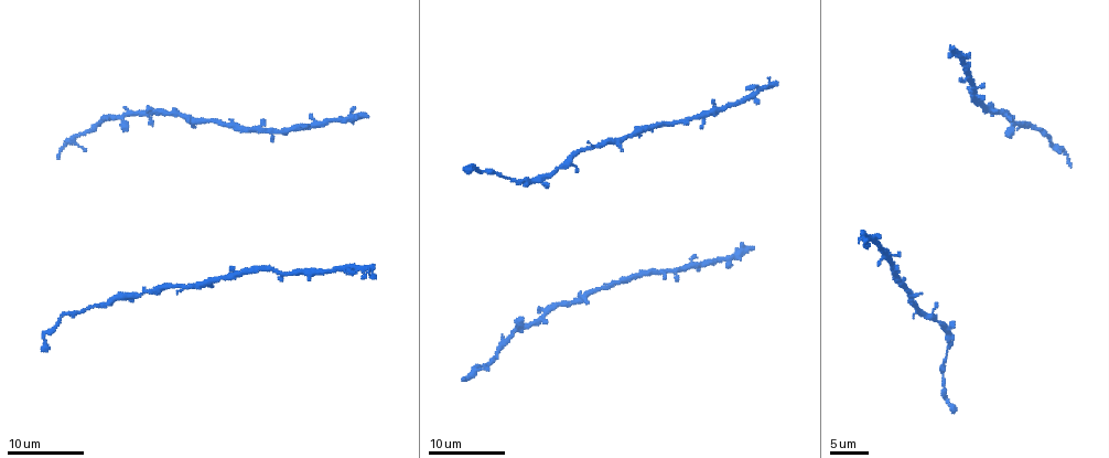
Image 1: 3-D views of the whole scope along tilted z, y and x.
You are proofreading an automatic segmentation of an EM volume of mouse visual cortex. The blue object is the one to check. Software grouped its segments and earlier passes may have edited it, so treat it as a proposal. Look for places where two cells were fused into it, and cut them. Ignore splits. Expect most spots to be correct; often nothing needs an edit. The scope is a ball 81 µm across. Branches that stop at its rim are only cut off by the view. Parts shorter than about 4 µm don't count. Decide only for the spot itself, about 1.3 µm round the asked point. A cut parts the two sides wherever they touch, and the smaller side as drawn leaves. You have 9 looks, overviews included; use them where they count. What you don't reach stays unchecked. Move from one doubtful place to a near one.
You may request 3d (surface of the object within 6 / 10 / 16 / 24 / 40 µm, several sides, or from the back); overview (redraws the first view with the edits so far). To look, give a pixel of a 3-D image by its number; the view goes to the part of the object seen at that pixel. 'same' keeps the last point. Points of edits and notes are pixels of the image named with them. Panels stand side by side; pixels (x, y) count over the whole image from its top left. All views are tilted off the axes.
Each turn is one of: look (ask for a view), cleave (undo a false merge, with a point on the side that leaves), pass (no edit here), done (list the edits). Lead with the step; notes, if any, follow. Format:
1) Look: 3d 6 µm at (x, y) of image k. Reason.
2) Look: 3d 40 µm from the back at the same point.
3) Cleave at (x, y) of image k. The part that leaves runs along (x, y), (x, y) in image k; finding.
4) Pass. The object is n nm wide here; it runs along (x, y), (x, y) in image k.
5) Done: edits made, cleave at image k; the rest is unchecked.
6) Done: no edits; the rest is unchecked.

Look: 3d 10 µm at (471, 378) of image 1. Sudden change in width.

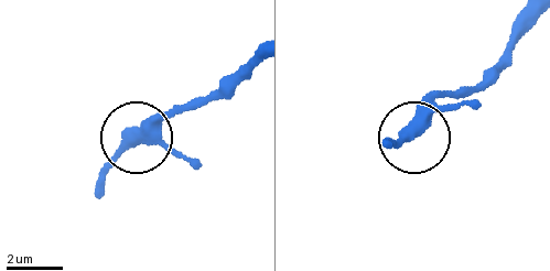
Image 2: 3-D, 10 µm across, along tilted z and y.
Look: 3d 6 µm at (408, 134) of image 2.

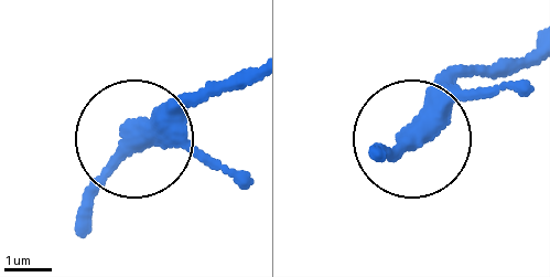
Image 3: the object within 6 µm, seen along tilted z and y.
Pass. The object is 400 nm wide here; it runs along (247, 72), (182, 104), (78, 223) in image 3; all the same cell.

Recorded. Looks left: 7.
Look: 3d 6 µm at (478, 169) of image 1.

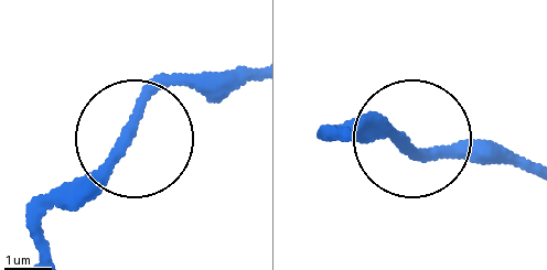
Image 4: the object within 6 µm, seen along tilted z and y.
Pass. It runs along (247, 69), (164, 89), (46, 209) in image 4; one cell here.

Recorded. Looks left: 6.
Look: 3d 16 µm at (699, 115) of image 1. A fork.

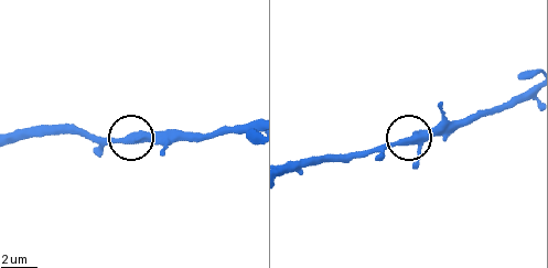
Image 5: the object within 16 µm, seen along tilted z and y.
Pass. The object is 340 nm wide here; continuous, no second cell.

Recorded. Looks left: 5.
Look: 3d 10 µm at (102, 308) of image 1. Sudden change in width.

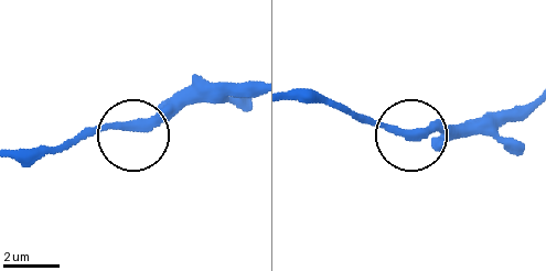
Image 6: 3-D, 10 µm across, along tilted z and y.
Pass. The object is 300 nm wide here; it runs along (247, 86), (203, 90), (128, 131), (94, 127), (68, 139) in image 6; all the same cell.

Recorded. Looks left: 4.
Done: no edits; the rest is unchecked.

